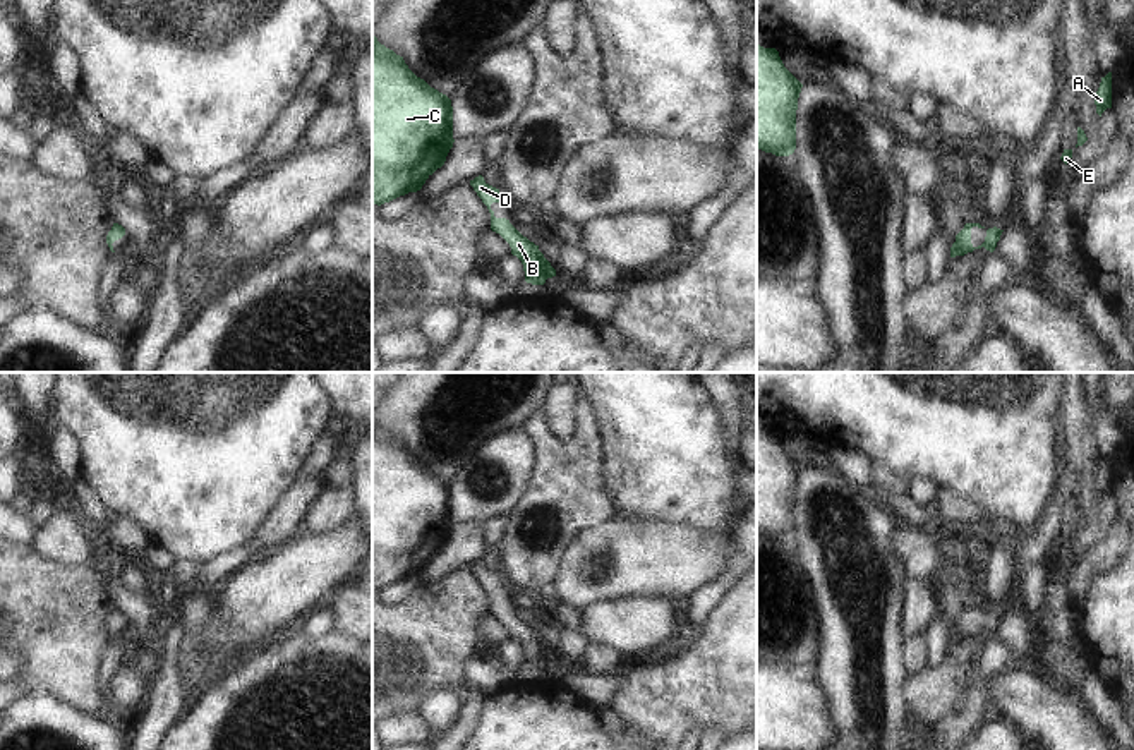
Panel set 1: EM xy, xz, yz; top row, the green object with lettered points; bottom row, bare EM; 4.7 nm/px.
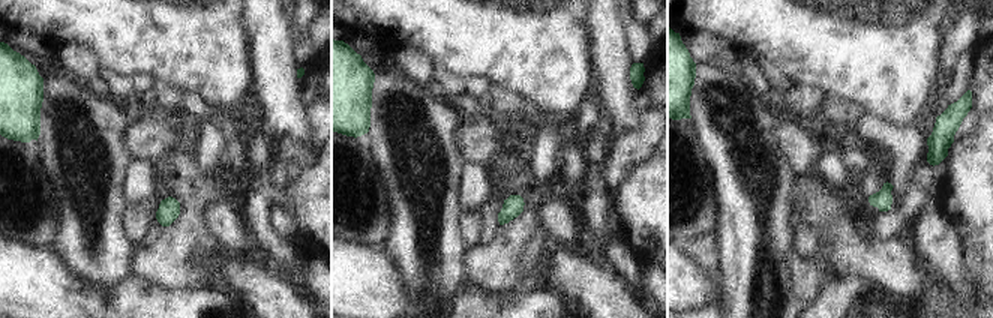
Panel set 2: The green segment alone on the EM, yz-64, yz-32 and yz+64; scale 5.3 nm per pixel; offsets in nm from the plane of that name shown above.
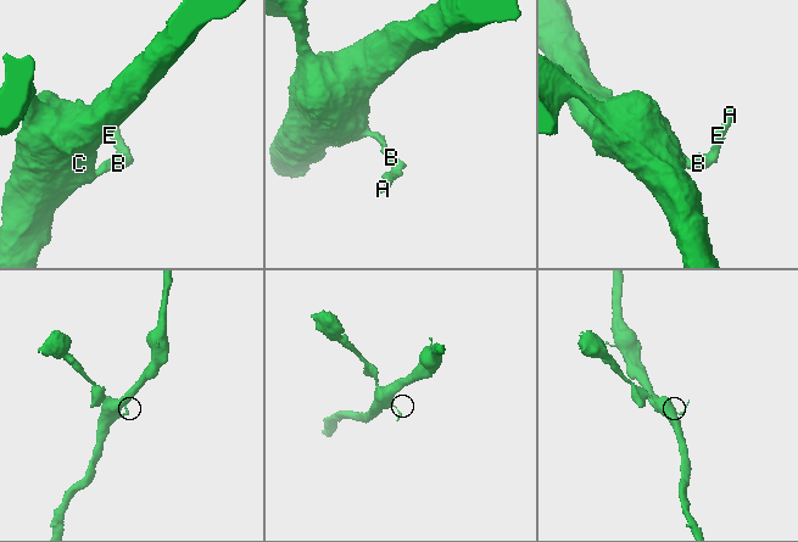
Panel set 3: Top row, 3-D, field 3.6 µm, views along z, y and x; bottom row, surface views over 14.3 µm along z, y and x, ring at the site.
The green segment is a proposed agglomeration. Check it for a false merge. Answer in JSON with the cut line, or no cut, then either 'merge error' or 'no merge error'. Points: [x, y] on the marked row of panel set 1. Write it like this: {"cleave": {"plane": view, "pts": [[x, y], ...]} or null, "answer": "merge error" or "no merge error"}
{"cleave": null, "answer": "no merge error"}

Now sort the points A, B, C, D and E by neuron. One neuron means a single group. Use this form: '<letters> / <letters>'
A B C D E

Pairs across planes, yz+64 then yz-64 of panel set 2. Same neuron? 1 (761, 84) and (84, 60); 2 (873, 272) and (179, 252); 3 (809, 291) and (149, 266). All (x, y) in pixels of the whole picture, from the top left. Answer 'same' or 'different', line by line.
1: same
2: different
3: same

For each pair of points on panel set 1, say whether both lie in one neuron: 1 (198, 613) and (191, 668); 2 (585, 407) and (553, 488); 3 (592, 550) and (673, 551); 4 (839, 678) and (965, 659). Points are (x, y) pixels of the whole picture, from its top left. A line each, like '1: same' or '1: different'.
1: same
2: same
3: same
4: different

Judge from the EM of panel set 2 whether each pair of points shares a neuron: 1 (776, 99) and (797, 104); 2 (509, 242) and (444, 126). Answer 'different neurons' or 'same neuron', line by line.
1: same neuron
2: different neurons

